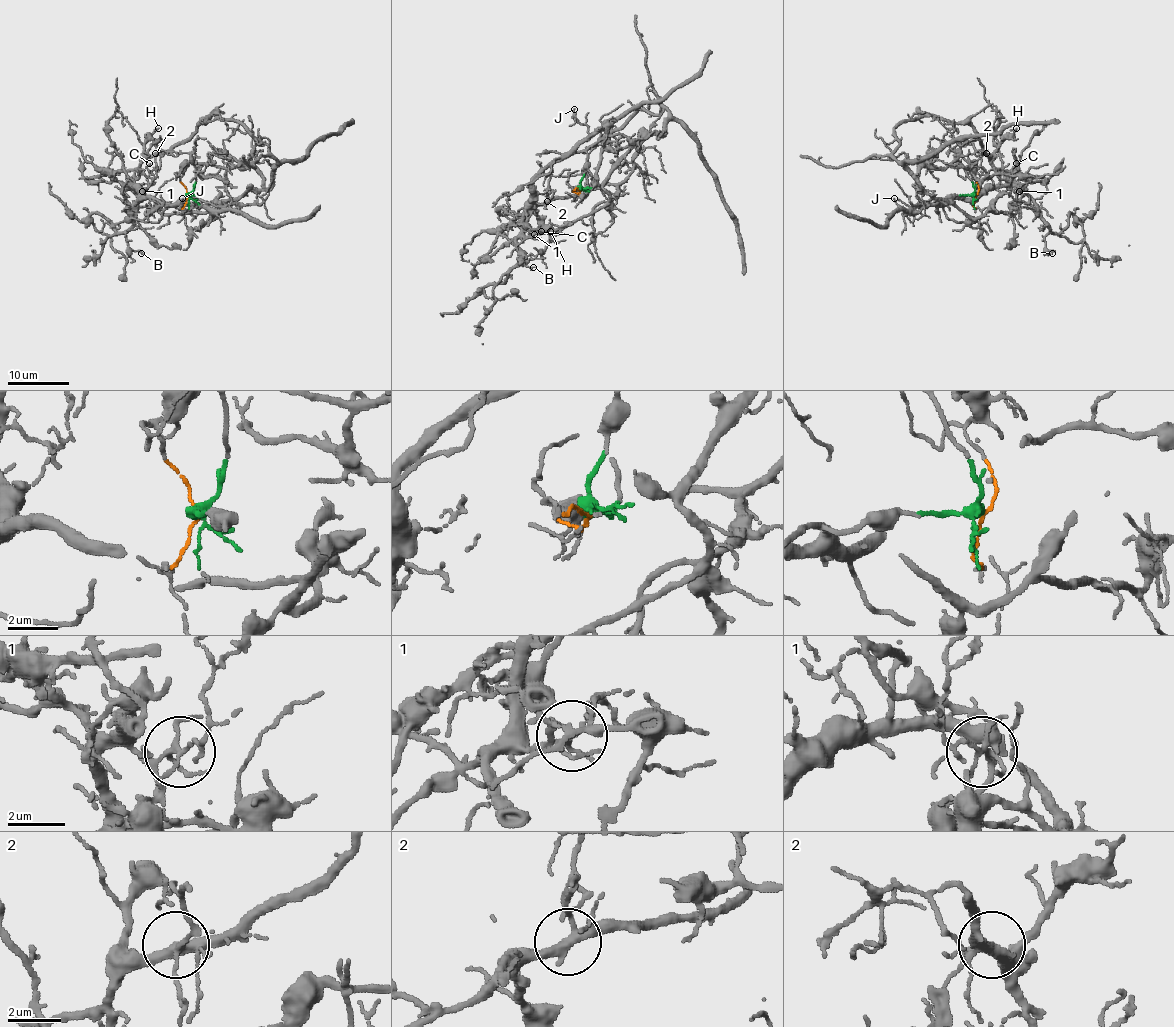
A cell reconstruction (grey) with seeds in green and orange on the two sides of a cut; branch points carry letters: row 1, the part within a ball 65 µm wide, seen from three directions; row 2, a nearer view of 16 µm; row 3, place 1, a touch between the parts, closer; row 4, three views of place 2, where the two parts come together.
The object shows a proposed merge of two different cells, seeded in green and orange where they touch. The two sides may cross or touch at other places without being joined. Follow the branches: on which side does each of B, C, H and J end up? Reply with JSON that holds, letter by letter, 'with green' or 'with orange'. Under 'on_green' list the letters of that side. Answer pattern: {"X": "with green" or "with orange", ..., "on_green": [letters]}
{"B": "with green", "C": "with green", "H": "with orange", "J": "with green", "on_green": ["B", "C", "J"]}

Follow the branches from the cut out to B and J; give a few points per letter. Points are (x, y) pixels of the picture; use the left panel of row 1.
B: (188, 195), (194, 199), (162, 204), (140, 199), (131, 185), (125, 191), (133, 225), (126, 244), (142, 253)
J: (188, 195), (193, 195), (194, 199), (183, 202), (196, 207), (185, 208), (182, 198)

